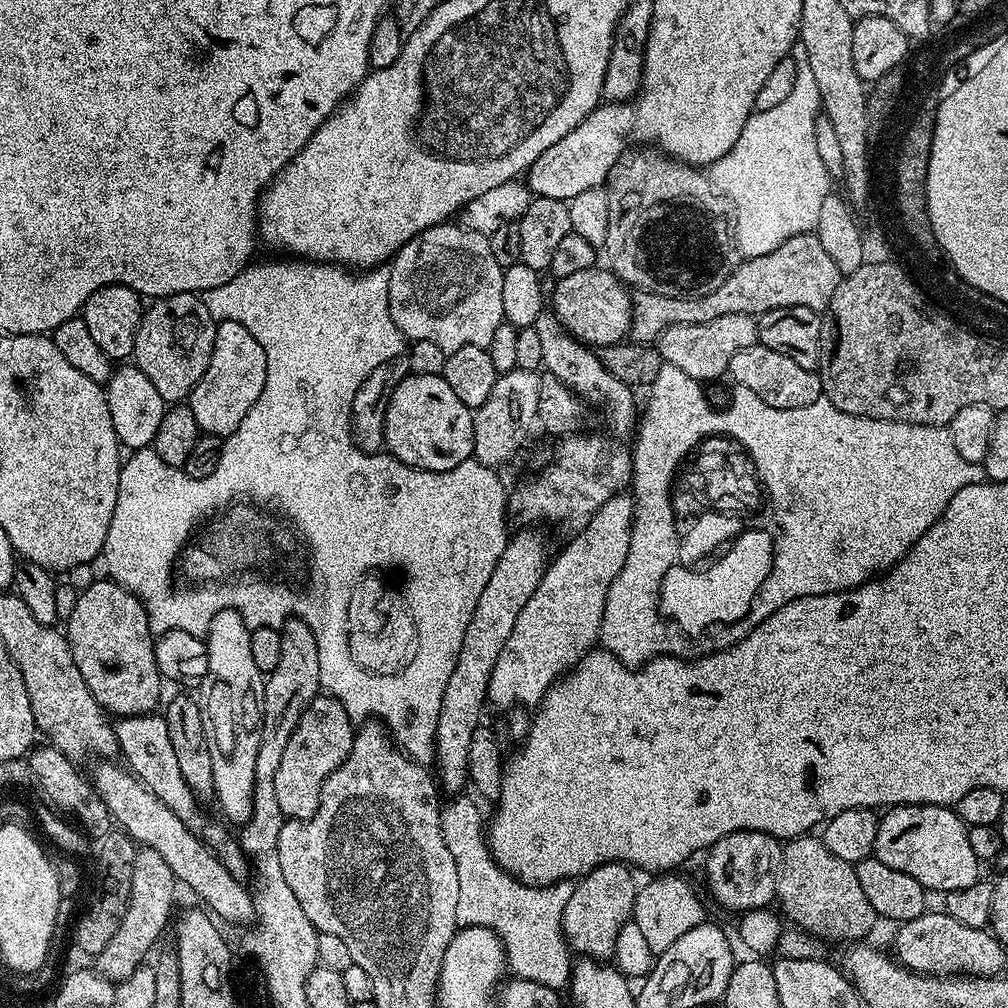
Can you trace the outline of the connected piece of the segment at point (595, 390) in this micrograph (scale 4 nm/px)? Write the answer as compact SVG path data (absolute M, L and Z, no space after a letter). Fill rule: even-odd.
M544 311L534 325L538 330L538 339L542 342L542 358L546 372L558 378L570 391L576 393L584 402L593 404L604 411L604 420L608 428L616 436L624 436L628 431L635 429L638 424L638 406L633 389L627 384L618 382L606 366L602 366L599 355L589 345L577 340L565 328L551 311Z

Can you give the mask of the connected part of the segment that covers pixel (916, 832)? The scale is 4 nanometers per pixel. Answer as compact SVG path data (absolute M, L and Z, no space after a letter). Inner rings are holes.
M897 804L879 817L875 857L902 874L910 874L929 893L943 894L966 890L981 879L982 862L974 858L968 825L963 824L951 807L943 804Z

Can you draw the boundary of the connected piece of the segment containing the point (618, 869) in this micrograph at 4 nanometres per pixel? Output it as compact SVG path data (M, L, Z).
M609 862L575 881L576 889L574 894L570 894L570 902L566 902L566 910L562 914L562 930L569 949L577 957L597 962L613 959L619 930L633 919L638 881L632 875L634 872L629 865Z

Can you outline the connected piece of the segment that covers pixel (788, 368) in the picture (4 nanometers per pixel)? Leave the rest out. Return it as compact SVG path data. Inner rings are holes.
M758 342L746 350L738 350L738 354L734 354L734 358L730 358L727 375L733 376L736 384L746 386L746 390L754 390L754 394L758 394L758 398L762 398L762 402L775 408L810 406L815 400L821 399L824 390L819 371L806 366L798 366L798 362L794 362Z

